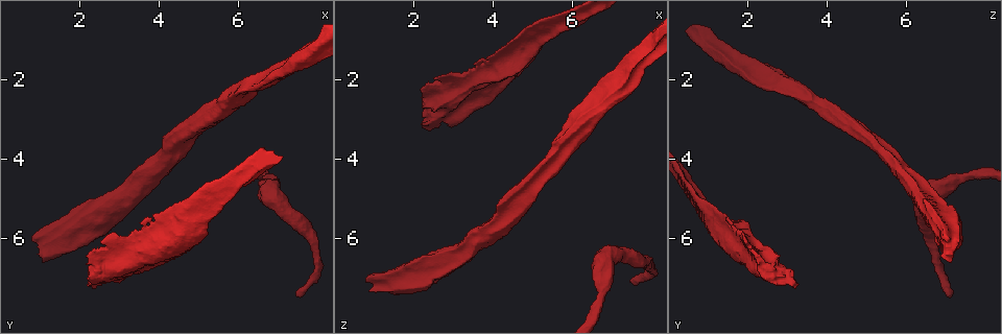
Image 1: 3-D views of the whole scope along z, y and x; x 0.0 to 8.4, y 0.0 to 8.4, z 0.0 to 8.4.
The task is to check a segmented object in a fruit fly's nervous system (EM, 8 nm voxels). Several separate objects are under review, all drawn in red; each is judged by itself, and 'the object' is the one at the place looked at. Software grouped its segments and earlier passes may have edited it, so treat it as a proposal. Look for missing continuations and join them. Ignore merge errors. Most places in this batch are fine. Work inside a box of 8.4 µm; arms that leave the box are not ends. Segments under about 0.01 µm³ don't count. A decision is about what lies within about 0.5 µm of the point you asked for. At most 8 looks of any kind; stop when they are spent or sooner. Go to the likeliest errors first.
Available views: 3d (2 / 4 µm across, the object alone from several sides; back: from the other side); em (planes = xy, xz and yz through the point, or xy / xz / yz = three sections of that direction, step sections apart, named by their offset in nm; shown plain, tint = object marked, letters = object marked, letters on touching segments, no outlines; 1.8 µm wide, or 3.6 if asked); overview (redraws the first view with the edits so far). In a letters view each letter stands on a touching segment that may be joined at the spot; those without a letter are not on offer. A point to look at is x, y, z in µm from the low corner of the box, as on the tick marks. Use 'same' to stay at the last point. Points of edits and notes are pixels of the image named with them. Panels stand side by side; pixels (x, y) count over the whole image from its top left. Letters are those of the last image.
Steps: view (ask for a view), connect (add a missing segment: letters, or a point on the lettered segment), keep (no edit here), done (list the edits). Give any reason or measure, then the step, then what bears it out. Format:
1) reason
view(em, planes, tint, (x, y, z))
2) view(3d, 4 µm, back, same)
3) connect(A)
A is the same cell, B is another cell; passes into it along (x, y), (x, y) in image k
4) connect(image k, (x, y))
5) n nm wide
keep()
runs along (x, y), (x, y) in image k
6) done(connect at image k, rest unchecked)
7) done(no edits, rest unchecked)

end of a long branch
view(3d, 2 µm, (7.55, 7.45, 7.15))

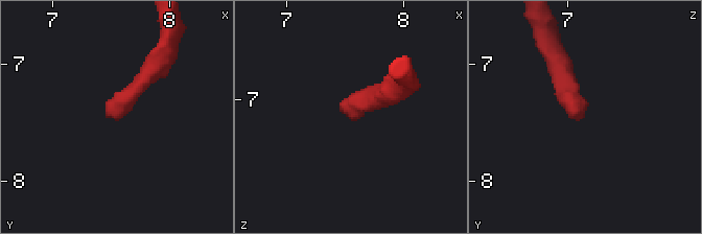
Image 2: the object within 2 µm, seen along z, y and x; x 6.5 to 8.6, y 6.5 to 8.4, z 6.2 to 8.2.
view(em, xz, step 8, tint, (7.56, 7.46, 7.12))

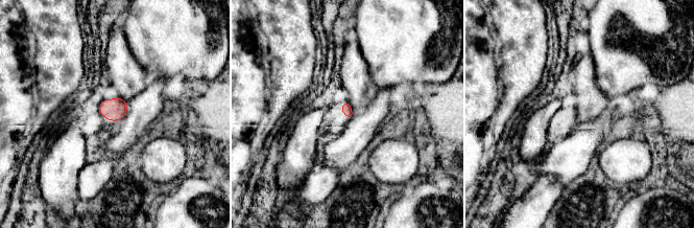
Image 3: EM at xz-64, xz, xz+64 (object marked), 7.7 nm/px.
another direction
view(em, planes, letters, same)

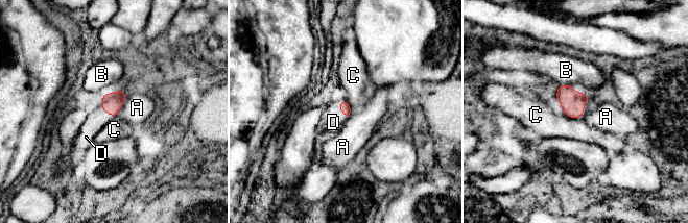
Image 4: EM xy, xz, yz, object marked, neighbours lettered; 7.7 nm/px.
connect(D)
D is the same cell, A, B and C are other cells; passes into it along (112, 103), (103, 109), (95, 121) in image 4; the cell continues

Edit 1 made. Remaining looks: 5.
redraw
view(overview)

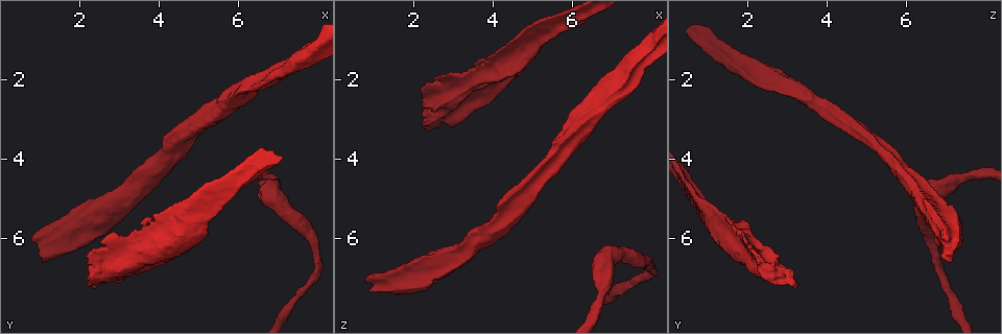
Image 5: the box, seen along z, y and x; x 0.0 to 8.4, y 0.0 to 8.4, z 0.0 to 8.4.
free end
view(em, planes, letters, (3.85, 6.60, 2.60))

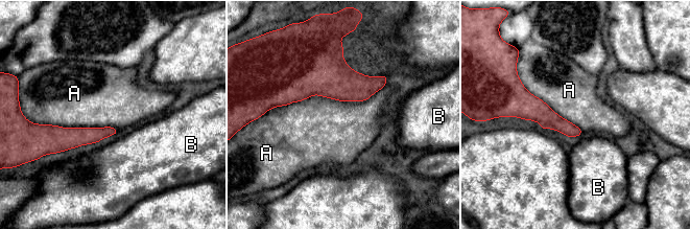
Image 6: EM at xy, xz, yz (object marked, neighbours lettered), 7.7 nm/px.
A touches over 900 nm
keep()
A and B are other cells; border along (384, 85), (271, 109) in image 6; no lettered segment goes on from it

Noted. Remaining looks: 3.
stops while still wide
view(em, xy, step 16, tint, (1.10, 6.50, 7.15))

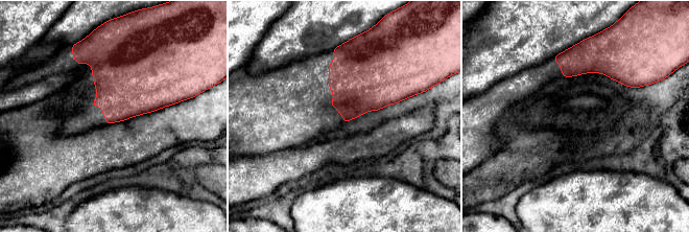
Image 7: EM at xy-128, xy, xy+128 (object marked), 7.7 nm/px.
cut it another way
view(em, planes, letters, same)

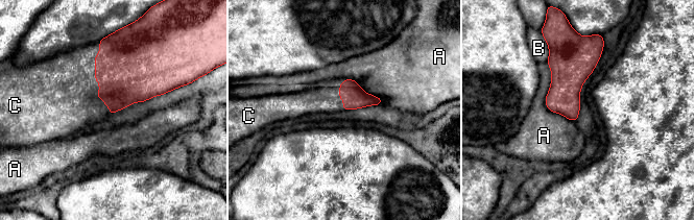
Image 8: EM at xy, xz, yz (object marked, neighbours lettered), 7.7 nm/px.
A touches over 500 nm
connect(C)
C is the same cell, A and B are other cells; the cell continues

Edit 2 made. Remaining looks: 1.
done(connect at image 4, connect at image 8, rest unchecked)

